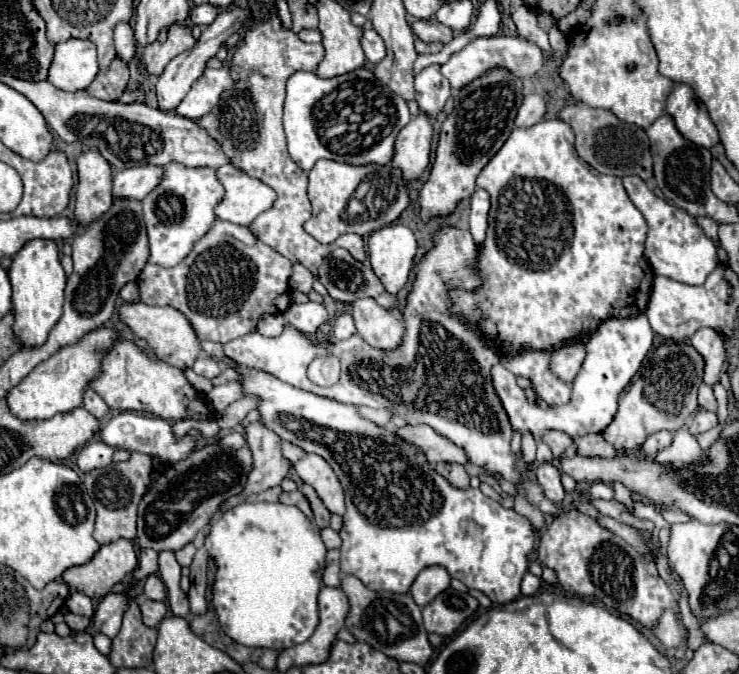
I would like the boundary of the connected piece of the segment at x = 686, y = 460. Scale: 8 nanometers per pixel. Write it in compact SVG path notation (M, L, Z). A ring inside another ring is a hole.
M681 428L673 434L671 446L661 450L657 454L657 464L661 466L673 466L673 468L685 468L689 464L703 464L707 462L707 454L701 450L697 440L687 432L687 428Z

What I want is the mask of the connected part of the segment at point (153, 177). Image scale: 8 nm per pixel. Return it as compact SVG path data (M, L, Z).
M157 164L121 170L113 178L113 198L143 200L161 182L163 174L165 174L165 168Z

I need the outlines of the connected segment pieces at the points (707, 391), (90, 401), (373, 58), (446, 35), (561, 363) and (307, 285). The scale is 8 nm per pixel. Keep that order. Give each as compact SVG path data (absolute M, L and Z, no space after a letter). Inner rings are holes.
M705 384L699 388L699 406L705 410L711 410L711 412L717 412L717 400L713 396L713 390Z
M87 388L85 394L83 394L83 408L89 410L89 412L91 412L93 416L97 416L97 418L109 416L107 404L105 404L105 402L101 400L101 396L99 396L95 390L91 390L91 388Z
M365 28L363 30L363 36L361 36L361 48L367 56L367 60L371 64L379 62L383 56L385 56L385 44L381 42L379 34L373 30L373 28Z
M413 20L411 30L423 42L439 40L439 42L447 44L453 38L453 32L447 26L441 26L439 22L435 22L435 20L433 22L431 20Z
M567 344L567 346L563 346L561 350L557 350L553 354L553 358L551 358L551 372L559 380L571 384L575 374L579 372L583 360L585 360L585 348L581 344Z
M293 264L293 272L289 278L289 288L299 292L309 292L313 286L313 274L303 264Z

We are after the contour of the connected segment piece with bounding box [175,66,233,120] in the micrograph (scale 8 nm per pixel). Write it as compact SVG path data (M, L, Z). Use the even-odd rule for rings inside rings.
M207 68L197 82L193 82L187 96L177 106L177 114L189 120L199 120L209 110L213 110L217 98L223 90L229 90L233 86L233 80L229 78L229 68Z

